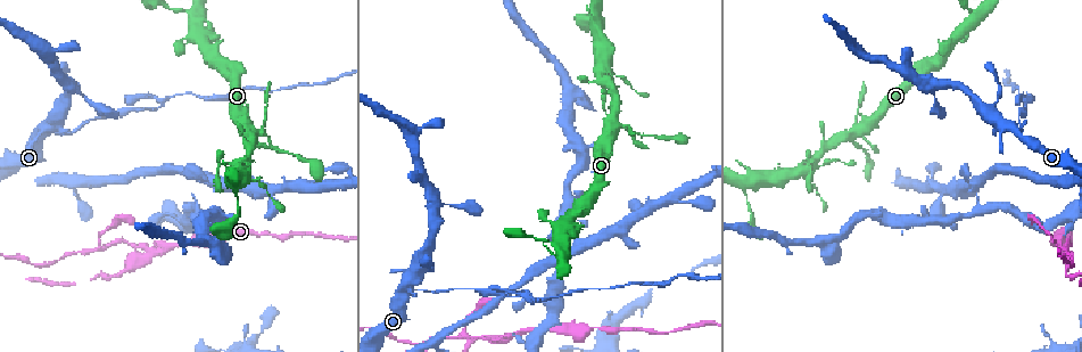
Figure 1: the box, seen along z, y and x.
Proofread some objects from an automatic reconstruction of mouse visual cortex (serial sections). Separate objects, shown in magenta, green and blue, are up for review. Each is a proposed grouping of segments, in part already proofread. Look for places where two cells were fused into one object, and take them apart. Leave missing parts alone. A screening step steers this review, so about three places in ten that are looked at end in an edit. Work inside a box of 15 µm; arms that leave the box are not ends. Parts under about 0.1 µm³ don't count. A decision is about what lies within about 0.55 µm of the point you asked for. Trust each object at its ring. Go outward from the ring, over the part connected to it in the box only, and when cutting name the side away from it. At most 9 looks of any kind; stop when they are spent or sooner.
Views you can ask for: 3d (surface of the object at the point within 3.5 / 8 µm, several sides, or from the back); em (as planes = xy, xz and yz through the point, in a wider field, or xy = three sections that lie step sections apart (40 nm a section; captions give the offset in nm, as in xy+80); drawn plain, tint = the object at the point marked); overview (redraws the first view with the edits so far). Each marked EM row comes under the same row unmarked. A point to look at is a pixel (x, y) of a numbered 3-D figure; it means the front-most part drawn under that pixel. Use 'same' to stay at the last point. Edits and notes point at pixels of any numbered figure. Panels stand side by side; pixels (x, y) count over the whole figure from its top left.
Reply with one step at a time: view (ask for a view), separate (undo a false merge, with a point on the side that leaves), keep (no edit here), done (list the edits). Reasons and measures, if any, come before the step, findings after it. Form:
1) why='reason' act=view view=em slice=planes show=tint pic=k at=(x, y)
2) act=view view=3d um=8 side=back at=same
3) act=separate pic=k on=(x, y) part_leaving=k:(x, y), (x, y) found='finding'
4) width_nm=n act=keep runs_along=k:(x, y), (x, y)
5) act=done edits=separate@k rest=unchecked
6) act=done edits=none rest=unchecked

why='three-way junction' act=view view=3d um=3.5 pic=1 at=(516, 334)

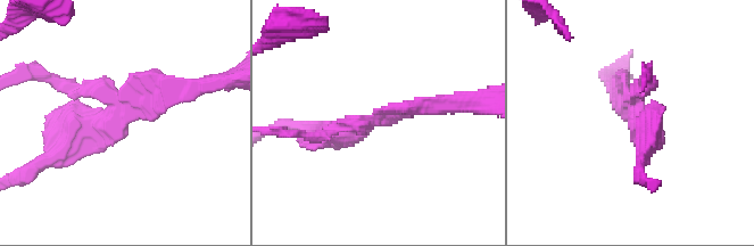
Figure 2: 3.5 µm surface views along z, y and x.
arms=3 arm_widths_nm=150,250,300 why='now the EM' act=view view=em slice=xy step=2 show=tint pic=2 at=(128, 106)

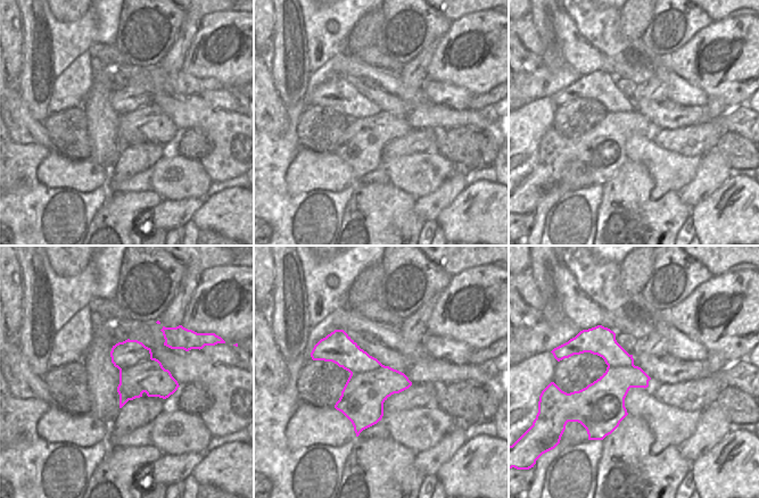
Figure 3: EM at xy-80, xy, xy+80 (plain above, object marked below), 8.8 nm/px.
width_nm=400 act=separate pic=2 on=(75, 140) border=3:(151, 357), (120, 370) found='two cells meet here'

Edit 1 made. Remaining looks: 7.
why='redraw' act=view view=overview

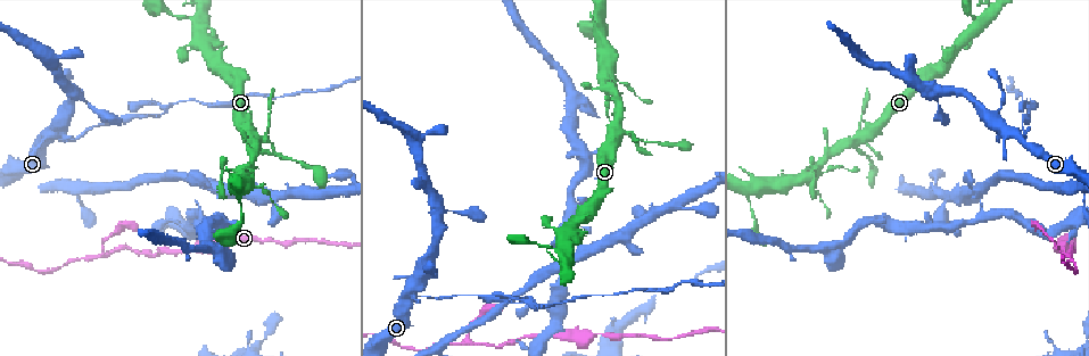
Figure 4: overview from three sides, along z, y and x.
why='narrows sharply' act=view view=3d um=3.5 pic=4 at=(1068, 254)

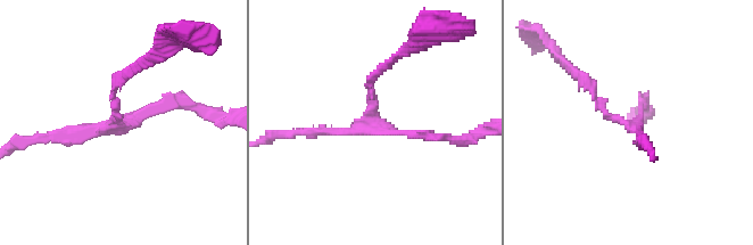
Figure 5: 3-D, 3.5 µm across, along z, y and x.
why='shape alone is not enough' act=view view=em slice=xy step=2 show=tint pic=5 at=(379, 127)

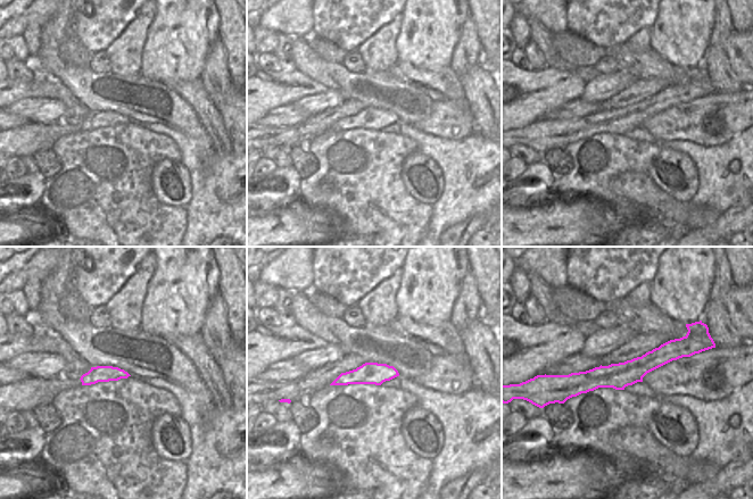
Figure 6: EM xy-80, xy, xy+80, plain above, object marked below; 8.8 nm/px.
width_nm=200 act=keep runs_along=5:(448, 137), (379, 129), (372, 75) found='all the same cell'

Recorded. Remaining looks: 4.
why='thin arm on a thick one' act=view view=3d um=3.5 pic=4 at=(616, 126)

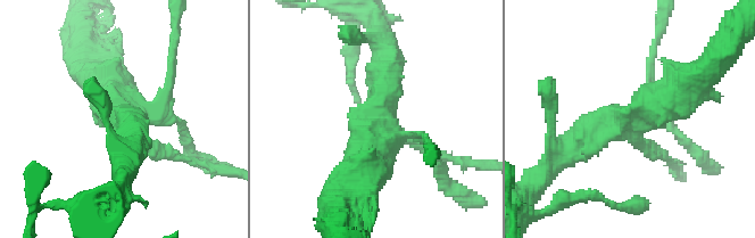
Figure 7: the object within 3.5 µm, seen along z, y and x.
why='need the tissue' act=view view=em slice=xy step=1 show=tint pic=7 at=(634, 118)

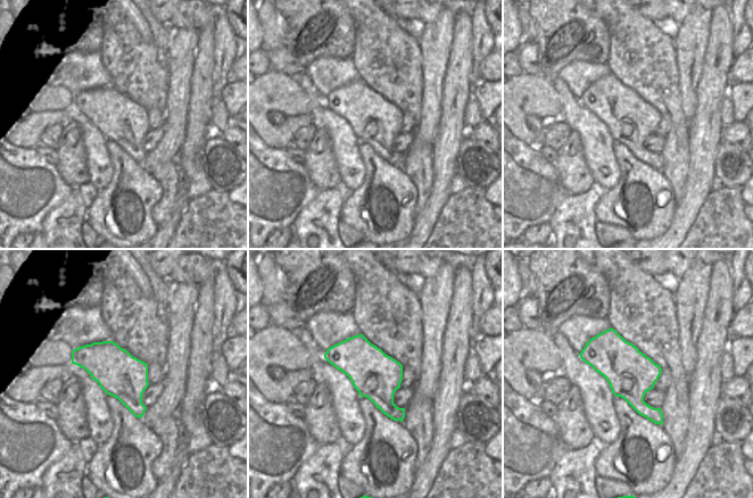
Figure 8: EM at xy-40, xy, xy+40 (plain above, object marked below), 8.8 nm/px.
act=keep runs_along=7:(688, 80), (565, 150) found='one cell here'

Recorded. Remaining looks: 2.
why='arms part here' act=view view=3d um=3.5 pic=4 at=(809, 178)

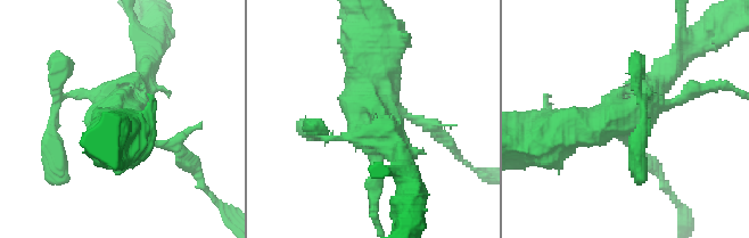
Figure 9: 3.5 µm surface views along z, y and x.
act=keep runs_along=9:(669, 68), (628, 121), (559, 134) found='all the same cell'

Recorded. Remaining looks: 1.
act=done edits=separate@2 rest=unchecked

